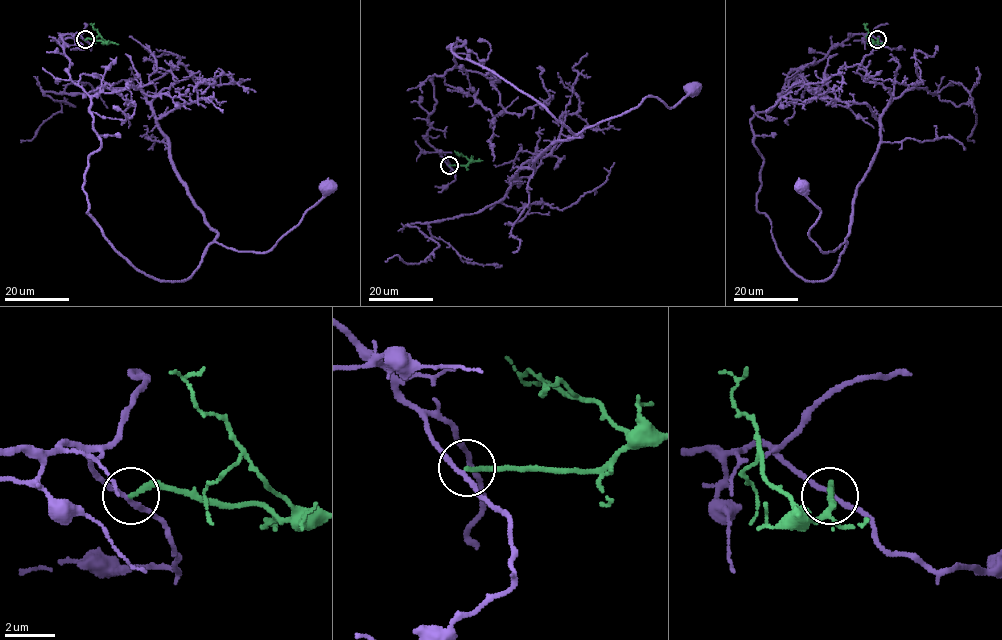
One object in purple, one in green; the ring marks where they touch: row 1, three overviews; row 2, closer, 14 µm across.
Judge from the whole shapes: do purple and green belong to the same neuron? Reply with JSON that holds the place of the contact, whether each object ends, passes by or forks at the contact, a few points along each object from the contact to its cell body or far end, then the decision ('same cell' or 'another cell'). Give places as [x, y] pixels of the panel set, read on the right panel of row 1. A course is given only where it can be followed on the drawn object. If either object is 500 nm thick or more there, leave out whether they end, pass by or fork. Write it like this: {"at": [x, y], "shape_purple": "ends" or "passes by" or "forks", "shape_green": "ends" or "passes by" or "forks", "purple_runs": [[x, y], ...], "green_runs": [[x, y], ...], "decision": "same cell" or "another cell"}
{"at": [877, 39], "shape_purple": "passes by", "shape_green": "ends", "purple_runs": [[877, 39], [793, 70], [750, 121], [756, 209], [783, 261], [825, 281], [846, 243], [809, 236], [803, 187]], "green_runs": [[877, 39], [874, 42], [863, 24]], "decision": "another cell"}

